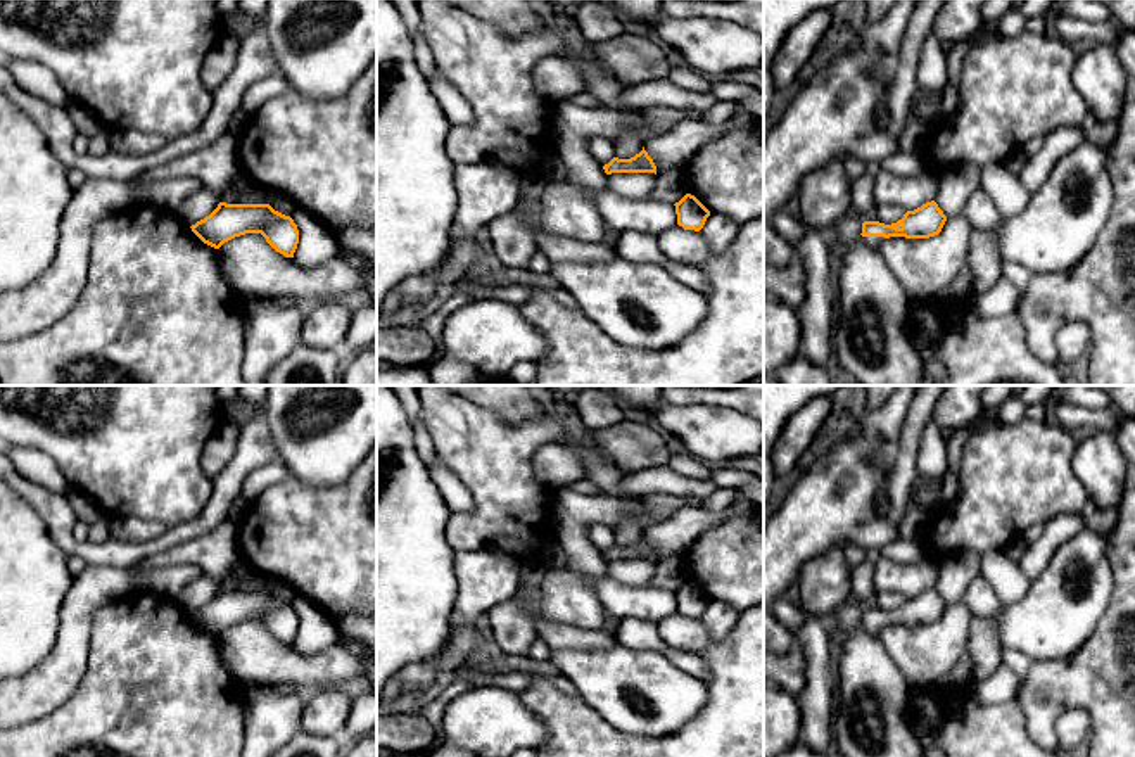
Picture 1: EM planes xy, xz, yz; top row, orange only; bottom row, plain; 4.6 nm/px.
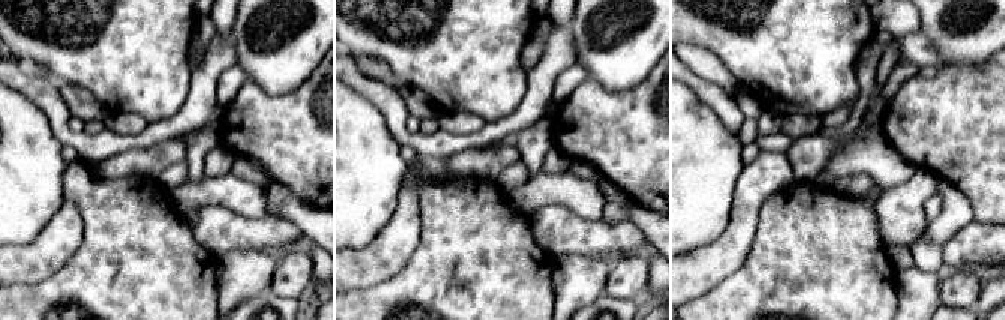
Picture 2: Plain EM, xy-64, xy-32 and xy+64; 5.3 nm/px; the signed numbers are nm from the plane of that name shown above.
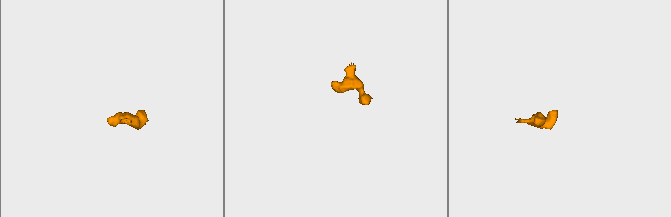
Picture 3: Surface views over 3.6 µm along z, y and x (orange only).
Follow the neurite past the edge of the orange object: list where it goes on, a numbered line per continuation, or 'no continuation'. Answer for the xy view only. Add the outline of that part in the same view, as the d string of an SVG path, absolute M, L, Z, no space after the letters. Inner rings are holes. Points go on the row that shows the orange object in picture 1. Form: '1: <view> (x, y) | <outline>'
no continuation

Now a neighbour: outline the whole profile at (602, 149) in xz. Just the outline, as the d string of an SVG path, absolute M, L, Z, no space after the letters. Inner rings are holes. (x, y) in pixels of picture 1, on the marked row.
M593 137L589 140L589 150L593 157L601 164L608 164L615 157L613 143L610 138L605 137Z

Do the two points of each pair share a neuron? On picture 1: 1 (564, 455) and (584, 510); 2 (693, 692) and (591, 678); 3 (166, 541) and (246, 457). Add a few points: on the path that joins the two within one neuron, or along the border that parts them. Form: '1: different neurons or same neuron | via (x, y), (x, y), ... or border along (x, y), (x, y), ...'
1: different neurons | border along (565, 488), (558, 491)
2: same neuron | via (667, 692), (648, 692), (636, 681), (617, 680)
3: same neuron | via (190, 529), (220, 503), (228, 481)

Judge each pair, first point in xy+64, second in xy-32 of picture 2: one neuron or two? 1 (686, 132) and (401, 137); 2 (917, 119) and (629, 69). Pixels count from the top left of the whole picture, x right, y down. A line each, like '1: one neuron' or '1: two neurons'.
1: two neurons
2: two neurons

